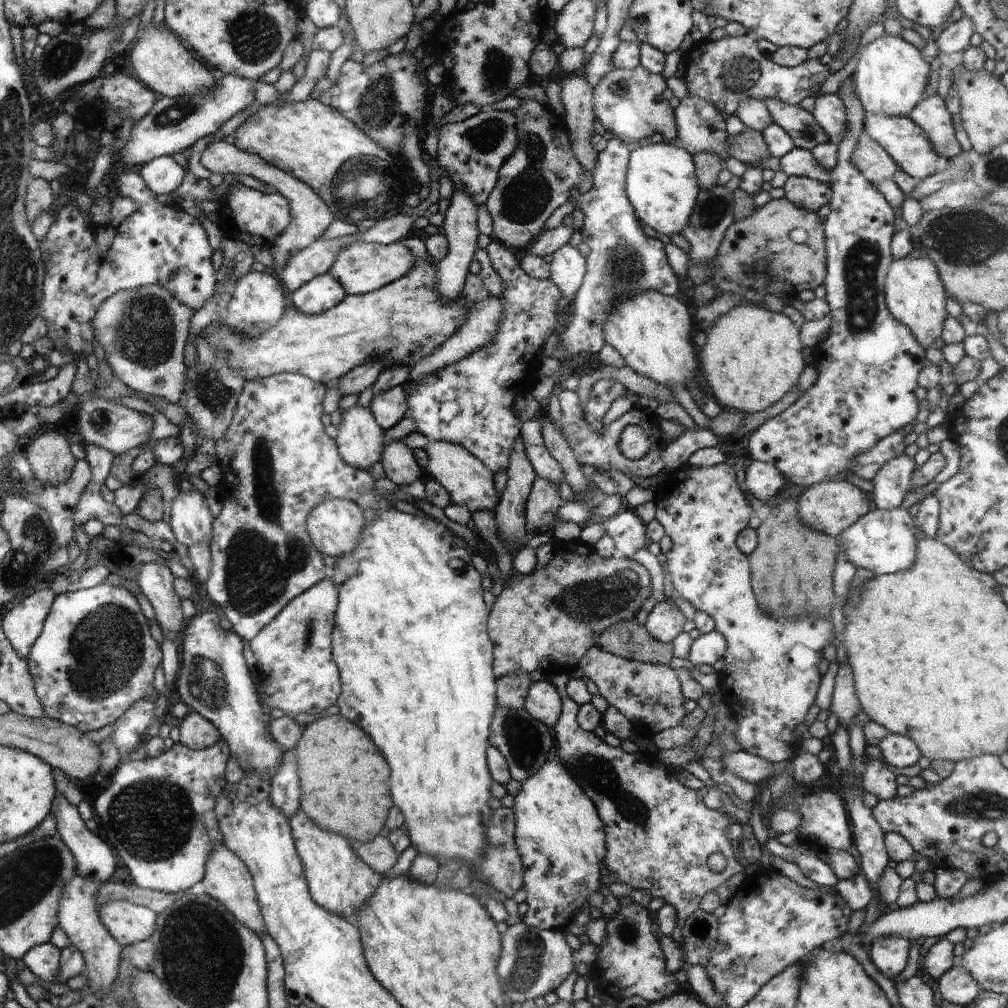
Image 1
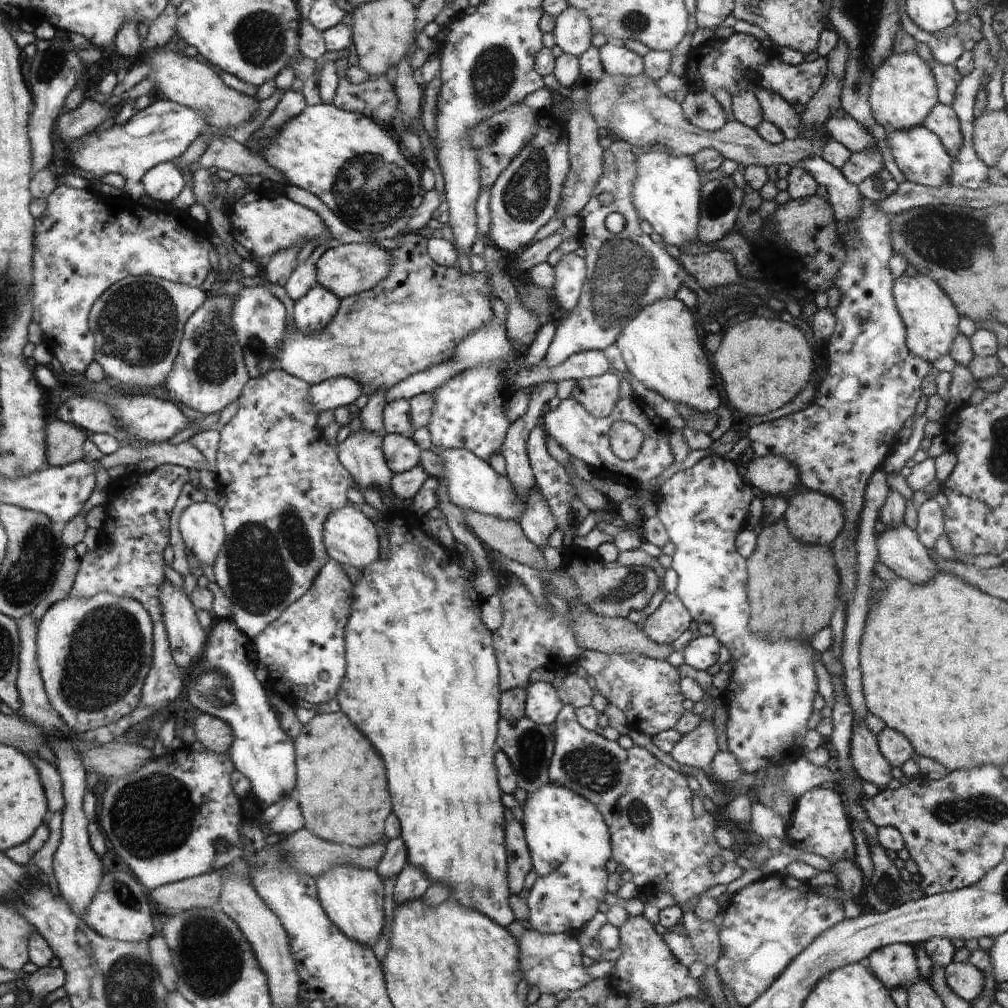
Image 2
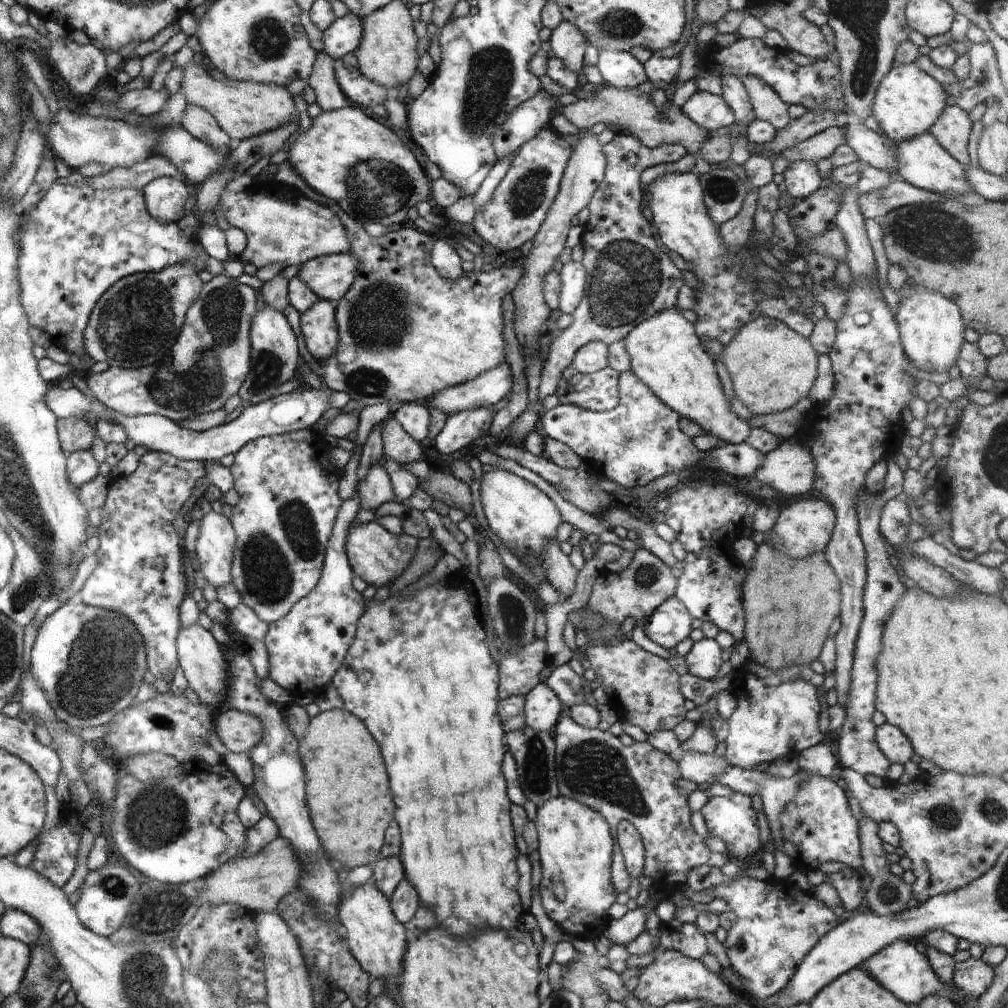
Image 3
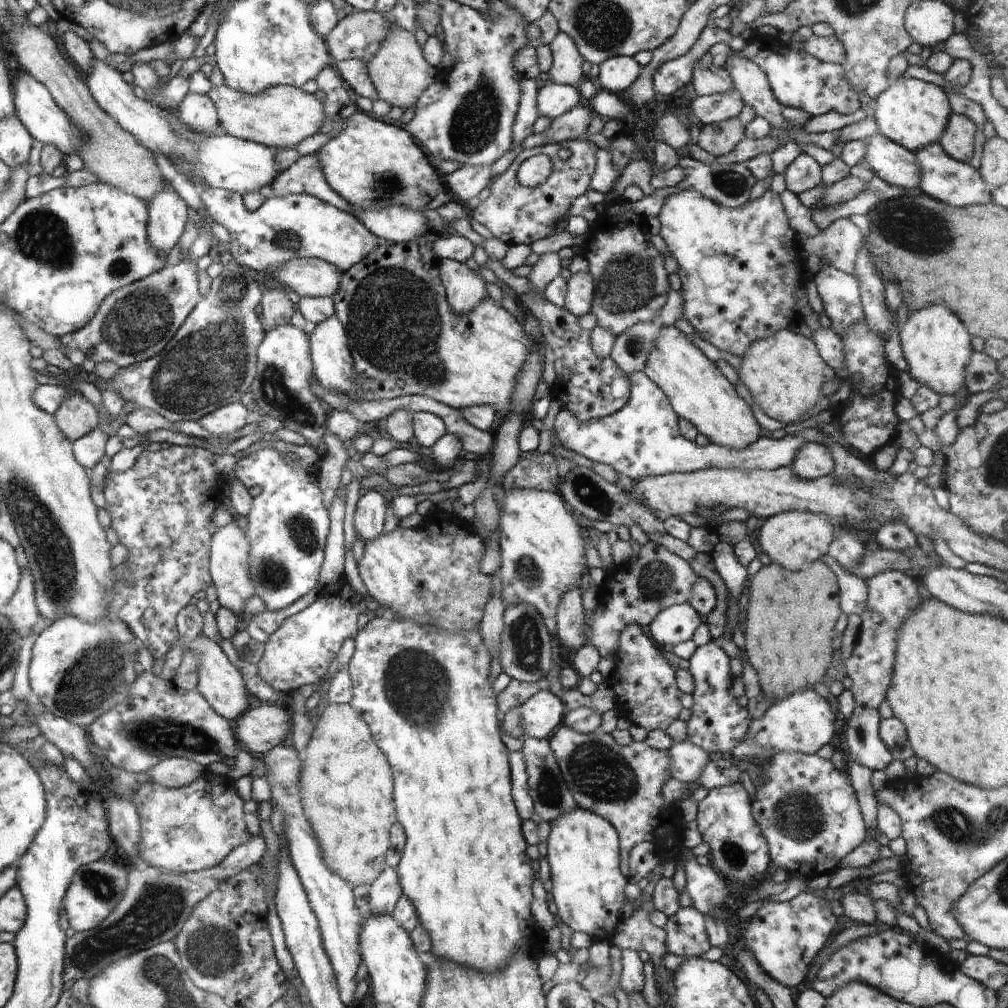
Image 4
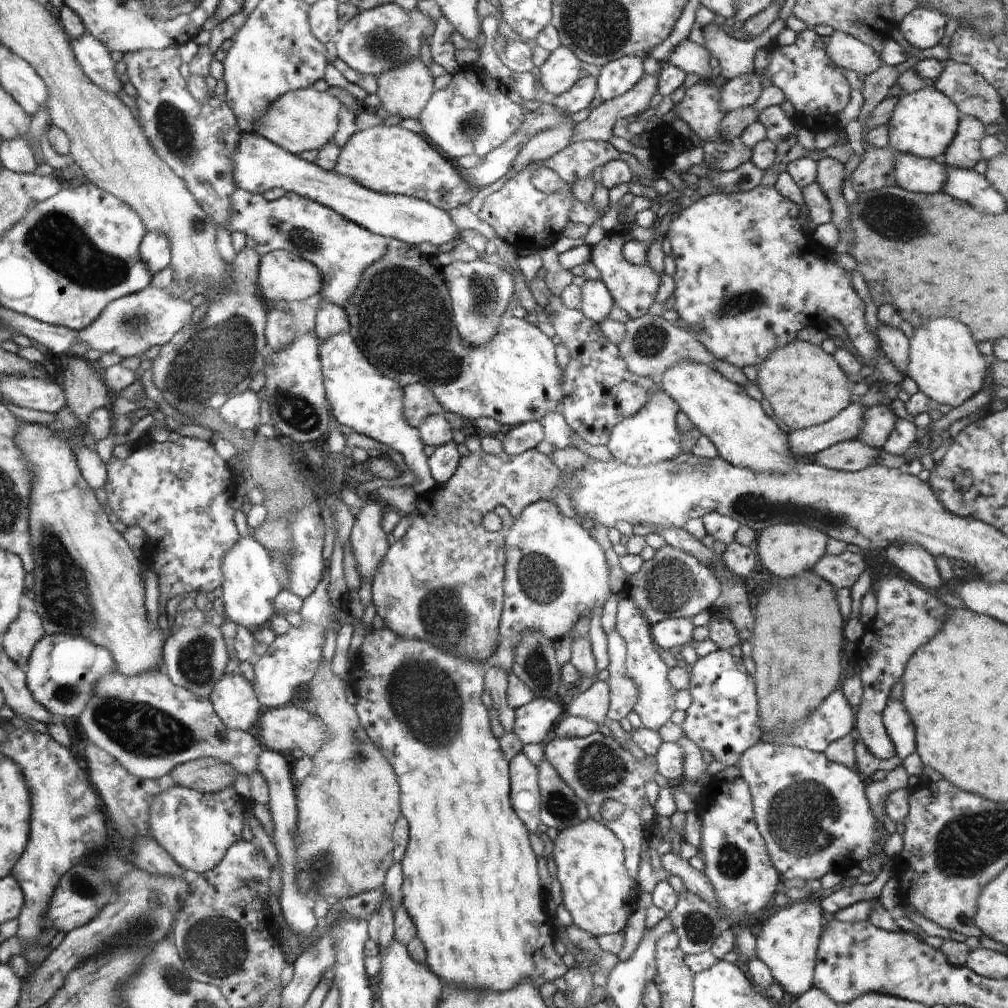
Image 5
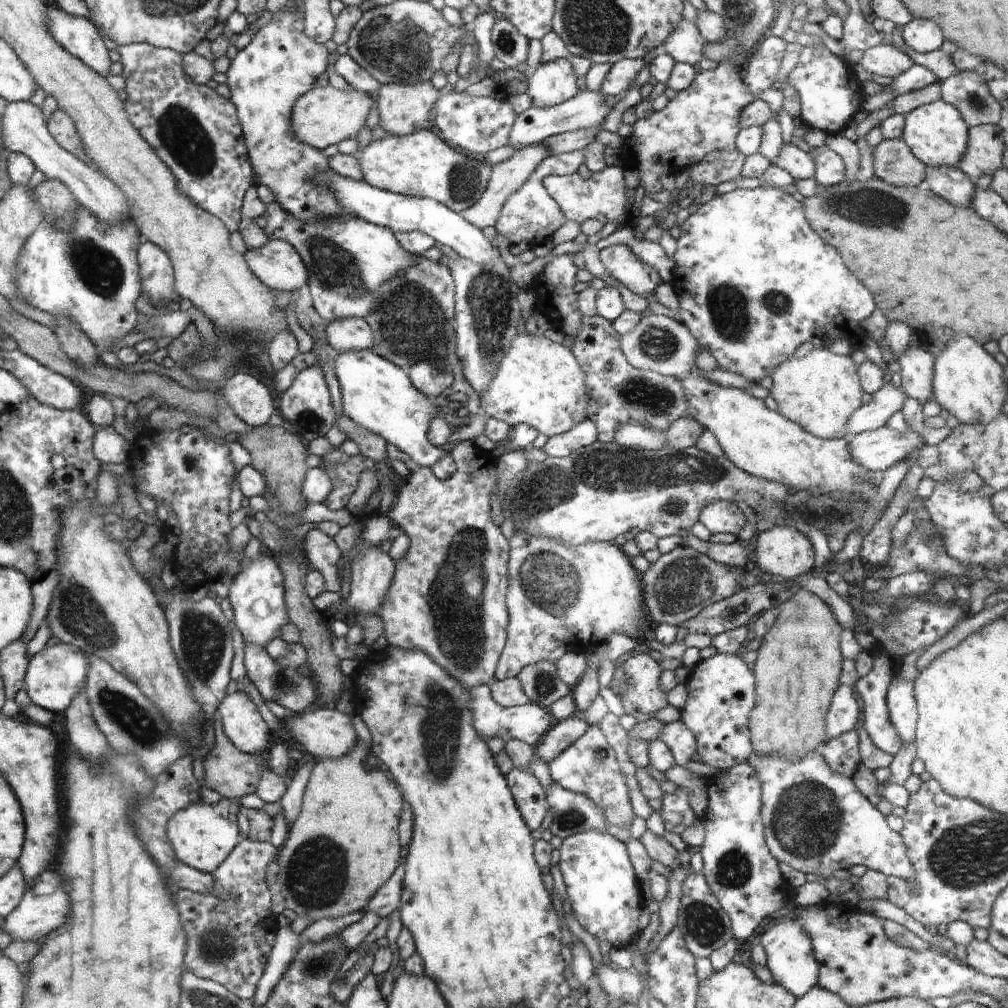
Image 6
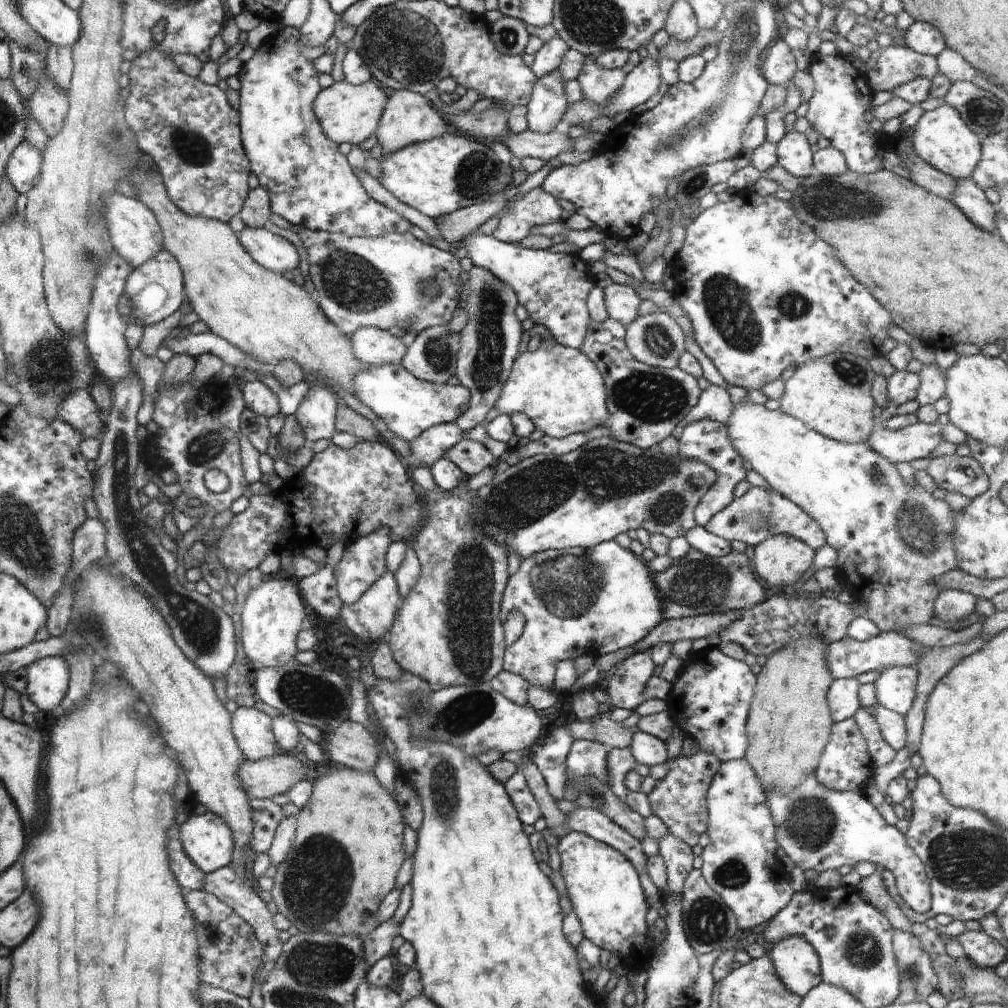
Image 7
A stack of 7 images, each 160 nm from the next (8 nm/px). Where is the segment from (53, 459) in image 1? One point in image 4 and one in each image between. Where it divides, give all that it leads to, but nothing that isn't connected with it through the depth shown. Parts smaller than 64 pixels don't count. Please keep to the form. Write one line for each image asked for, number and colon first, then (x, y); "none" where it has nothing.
2: (64, 442)
3: (75, 434)
4: (77, 417)

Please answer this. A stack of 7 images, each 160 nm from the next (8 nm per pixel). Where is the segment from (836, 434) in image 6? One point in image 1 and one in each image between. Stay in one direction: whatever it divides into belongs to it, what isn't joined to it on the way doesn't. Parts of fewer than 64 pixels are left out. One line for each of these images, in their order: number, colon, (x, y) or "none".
1: (753, 357)
2: (763, 364)
3: (772, 367)
4: (784, 372)
5: (804, 384)

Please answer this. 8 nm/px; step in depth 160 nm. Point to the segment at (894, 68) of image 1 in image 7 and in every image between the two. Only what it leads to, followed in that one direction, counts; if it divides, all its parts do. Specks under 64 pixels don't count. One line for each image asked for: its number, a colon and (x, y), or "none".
2: (903, 89)
3: (907, 102)
4: (912, 113)
5: (924, 122)
6: (936, 133)
7: (941, 138)

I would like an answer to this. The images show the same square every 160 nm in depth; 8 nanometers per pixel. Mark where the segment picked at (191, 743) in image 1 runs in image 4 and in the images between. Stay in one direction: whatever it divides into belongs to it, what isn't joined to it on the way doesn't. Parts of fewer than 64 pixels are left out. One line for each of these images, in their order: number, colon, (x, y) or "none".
2: (217, 736)
3: (240, 732)
4: (266, 726)

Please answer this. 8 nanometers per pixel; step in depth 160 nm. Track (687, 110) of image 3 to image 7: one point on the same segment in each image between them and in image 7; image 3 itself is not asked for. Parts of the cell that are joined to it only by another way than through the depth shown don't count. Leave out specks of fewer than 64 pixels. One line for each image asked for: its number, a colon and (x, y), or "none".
4: (711, 109)
5: (742, 91)
6: (759, 74)
7: (779, 66)

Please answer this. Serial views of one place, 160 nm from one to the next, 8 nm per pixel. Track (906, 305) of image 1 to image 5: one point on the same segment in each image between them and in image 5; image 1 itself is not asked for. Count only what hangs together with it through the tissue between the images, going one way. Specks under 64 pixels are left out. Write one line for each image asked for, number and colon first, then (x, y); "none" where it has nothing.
2: (931, 321)
3: (932, 331)
4: (937, 347)
5: (945, 362)

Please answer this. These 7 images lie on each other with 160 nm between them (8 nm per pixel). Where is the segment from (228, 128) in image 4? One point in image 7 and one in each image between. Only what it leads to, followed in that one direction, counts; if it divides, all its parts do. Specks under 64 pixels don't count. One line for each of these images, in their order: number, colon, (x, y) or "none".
5: (307, 119)
6: (323, 116)
7: (348, 113)

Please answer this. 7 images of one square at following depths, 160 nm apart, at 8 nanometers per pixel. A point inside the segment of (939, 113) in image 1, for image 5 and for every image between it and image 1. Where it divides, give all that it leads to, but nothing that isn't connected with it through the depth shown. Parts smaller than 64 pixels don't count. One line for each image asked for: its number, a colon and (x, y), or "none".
2: (949, 128)
3: (952, 129)
4: (957, 141)
5: (963, 152)

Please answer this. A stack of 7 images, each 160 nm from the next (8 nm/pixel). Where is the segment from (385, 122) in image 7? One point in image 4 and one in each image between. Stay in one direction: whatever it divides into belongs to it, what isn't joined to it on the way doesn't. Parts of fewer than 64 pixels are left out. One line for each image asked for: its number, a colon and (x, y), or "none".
4: (399, 71)
5: (404, 91)
6: (403, 108)

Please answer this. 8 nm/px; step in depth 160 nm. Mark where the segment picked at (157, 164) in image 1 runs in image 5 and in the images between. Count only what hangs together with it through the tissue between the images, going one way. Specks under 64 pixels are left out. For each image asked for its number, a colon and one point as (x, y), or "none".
2: (163, 183)
3: (165, 197)
4: (167, 212)
5: (156, 249)

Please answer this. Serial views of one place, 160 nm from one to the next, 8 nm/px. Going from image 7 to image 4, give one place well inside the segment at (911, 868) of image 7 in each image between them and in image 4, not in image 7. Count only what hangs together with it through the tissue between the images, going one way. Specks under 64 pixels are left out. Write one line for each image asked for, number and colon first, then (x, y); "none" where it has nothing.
4: (808, 813)
5: (814, 815)
6: (816, 820)

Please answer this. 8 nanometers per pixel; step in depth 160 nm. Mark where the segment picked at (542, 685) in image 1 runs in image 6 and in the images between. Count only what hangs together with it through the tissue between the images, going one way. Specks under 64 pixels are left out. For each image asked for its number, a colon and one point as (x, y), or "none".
2: (542, 706)
3: (542, 708)
4: (542, 714)
5: (534, 722)
6: (528, 723)

